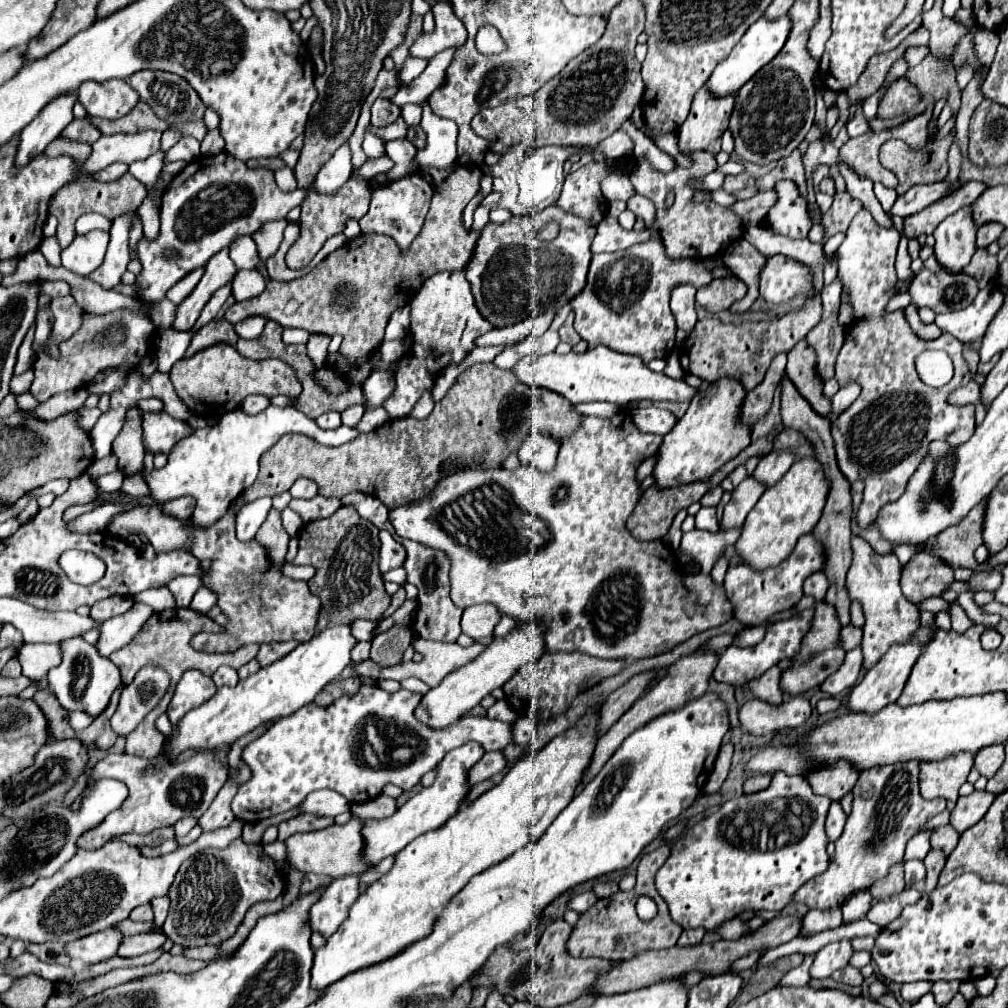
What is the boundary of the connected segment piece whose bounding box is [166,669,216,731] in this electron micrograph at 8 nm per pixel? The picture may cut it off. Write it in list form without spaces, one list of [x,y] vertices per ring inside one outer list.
[[[190,669],[190,671],[184,671],[184,675],[180,677],[178,685],[176,685],[176,691],[174,691],[174,697],[170,701],[170,707],[166,711],[170,723],[172,723],[172,729],[176,731],[178,727],[178,721],[192,709],[200,707],[202,703],[206,703],[212,695],[214,695],[214,683],[210,677],[202,675],[200,671],[196,669]]]

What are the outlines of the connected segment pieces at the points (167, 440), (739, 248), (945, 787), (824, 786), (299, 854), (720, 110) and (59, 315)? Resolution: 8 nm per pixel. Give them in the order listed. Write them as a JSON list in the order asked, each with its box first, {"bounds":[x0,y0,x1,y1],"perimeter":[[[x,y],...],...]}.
[{"bounds":[142,413,192,453],"perimeter":[[[144,413],[142,429],[144,447],[152,453],[170,453],[174,443],[192,433],[192,429],[184,421],[172,419],[166,413]]]},{"bounds":[722,239,766,314],"perimeter":[[[738,239],[728,247],[722,261],[726,263],[726,267],[730,267],[734,271],[734,275],[738,279],[742,279],[748,285],[748,293],[730,308],[731,312],[742,314],[748,311],[752,307],[752,303],[758,299],[758,281],[760,281],[760,273],[762,273],[764,265],[766,265],[766,257],[760,255],[746,239]]]},{"bounds":[920,753,974,801],"perimeter":[[[972,753],[950,755],[950,759],[938,763],[920,765],[920,793],[924,799],[942,797],[946,801],[958,799],[958,789],[966,783],[966,777],[974,765]]]},{"bounds":[806,761,858,801],"perimeter":[[[838,761],[834,767],[820,767],[820,771],[810,771],[806,775],[806,779],[810,781],[812,789],[816,795],[826,795],[832,801],[840,801],[846,793],[852,791],[856,779],[858,779],[858,771],[846,763],[846,761]]]},{"bounds":[286,819,372,877],"perimeter":[[[352,819],[346,825],[332,825],[322,831],[314,833],[302,833],[302,835],[292,835],[286,845],[288,845],[288,863],[294,865],[296,869],[304,873],[316,873],[316,875],[328,875],[328,877],[344,877],[344,875],[362,875],[372,865],[362,861],[364,853],[364,837],[362,837],[362,827],[364,823],[358,819]]]},{"bounds":[678,85,736,151],"perimeter":[[[704,85],[692,103],[688,119],[682,123],[678,137],[680,137],[680,151],[720,151],[720,137],[728,129],[730,113],[734,109],[736,95],[716,97]]]},{"bounds":[36,295,86,357],"perimeter":[[[70,295],[52,299],[50,309],[54,313],[54,325],[52,325],[50,337],[38,347],[36,353],[48,353],[50,357],[56,357],[58,345],[70,339],[82,327],[82,315],[86,311],[80,305],[76,305],[76,301],[72,301]]]}]

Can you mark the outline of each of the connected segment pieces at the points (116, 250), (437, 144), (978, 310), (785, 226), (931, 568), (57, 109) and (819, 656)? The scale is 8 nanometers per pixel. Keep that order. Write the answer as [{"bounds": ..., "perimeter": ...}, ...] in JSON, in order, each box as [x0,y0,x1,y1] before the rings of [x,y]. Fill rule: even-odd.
[{"bounds":[88,213,134,291],"perimeter":[[[126,213],[114,219],[110,229],[110,243],[106,251],[106,259],[98,269],[93,271],[88,278],[100,285],[102,289],[110,291],[122,283],[122,275],[126,273],[130,253],[128,253],[128,229],[134,213]]]},{"bounds":[418,102,458,169],"perimeter":[[[428,102],[422,106],[422,123],[420,127],[428,135],[426,149],[418,151],[418,165],[432,165],[446,169],[456,161],[456,135],[458,127],[450,119],[442,119],[432,113]]]},{"bounds":[936,289,1002,343],"perimeter":[[[982,289],[974,303],[962,311],[942,313],[936,317],[936,325],[940,331],[950,333],[958,341],[966,343],[972,339],[980,339],[986,333],[988,323],[994,319],[998,309],[1002,307],[1002,293],[996,289]]]},{"bounds":[764,179,812,239],"perimeter":[[[788,179],[776,183],[776,193],[778,193],[778,203],[770,209],[764,227],[790,239],[806,239],[812,227],[806,209],[806,199],[800,197],[796,185]]]},{"bounds":[902,553,954,605],"perimeter":[[[918,553],[902,567],[902,593],[914,605],[930,597],[942,597],[954,581],[954,571],[946,563],[934,563],[930,553]]]},{"bounds":[16,95,76,165],"perimeter":[[[62,95],[62,99],[54,99],[34,123],[26,125],[26,131],[20,133],[20,145],[18,145],[18,155],[16,163],[26,165],[32,157],[40,155],[48,143],[52,143],[64,127],[74,119],[72,107],[76,103],[76,95]]]},{"bounds":[782,597,844,693],"perimeter":[[[802,597],[802,601],[794,607],[794,613],[800,613],[802,609],[808,609],[808,607],[814,607],[816,613],[814,613],[814,619],[812,619],[812,627],[808,631],[808,635],[804,637],[802,641],[802,649],[796,657],[796,665],[792,669],[788,669],[784,675],[782,675],[782,687],[784,691],[788,693],[802,693],[802,691],[808,691],[808,689],[814,689],[814,687],[820,687],[822,681],[832,675],[834,671],[838,671],[838,665],[842,665],[842,659],[844,659],[844,651],[838,647],[838,635],[840,635],[840,623],[838,623],[838,617],[834,613],[834,607],[828,605],[828,603],[814,603],[814,599],[810,597]]]}]

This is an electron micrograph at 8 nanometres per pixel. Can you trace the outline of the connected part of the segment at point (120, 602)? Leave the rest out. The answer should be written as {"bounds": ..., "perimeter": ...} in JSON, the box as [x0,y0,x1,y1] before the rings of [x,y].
{"bounds":[90,595,134,623],"perimeter":[[[118,595],[106,597],[90,607],[90,619],[94,619],[96,623],[104,623],[110,617],[126,613],[132,605],[134,605],[132,597],[118,597]]]}

